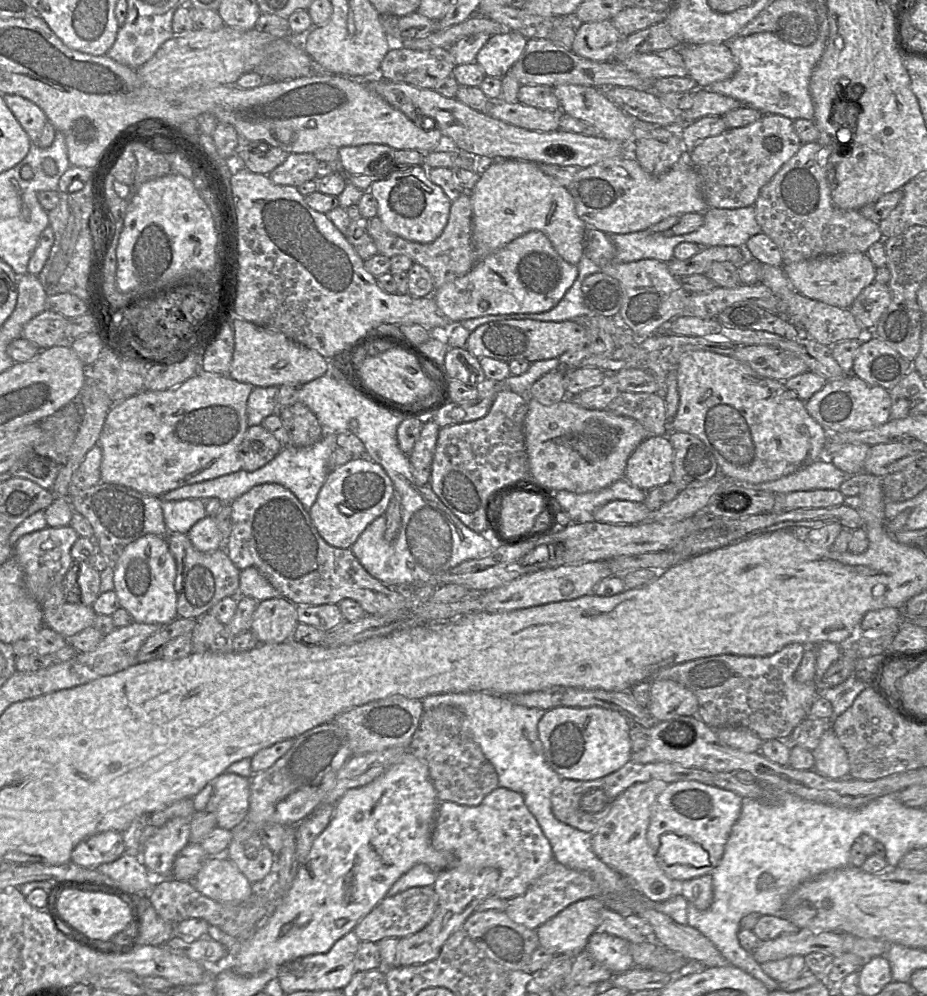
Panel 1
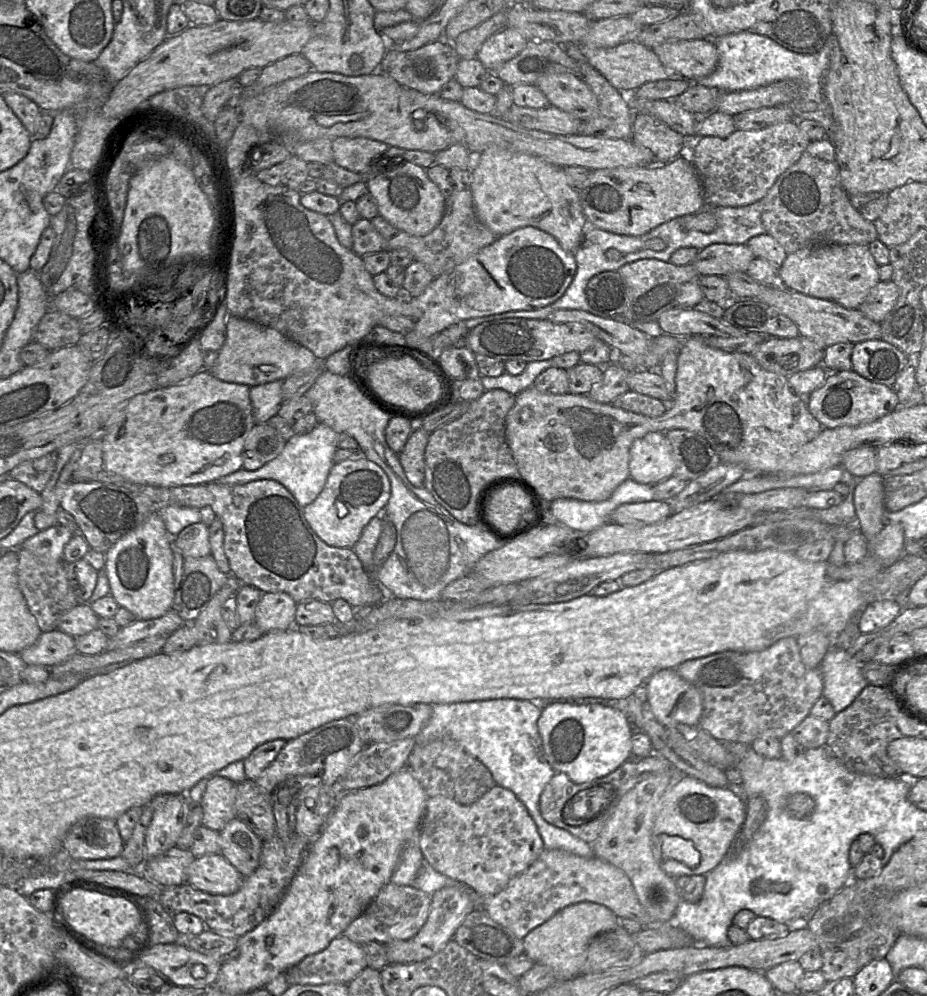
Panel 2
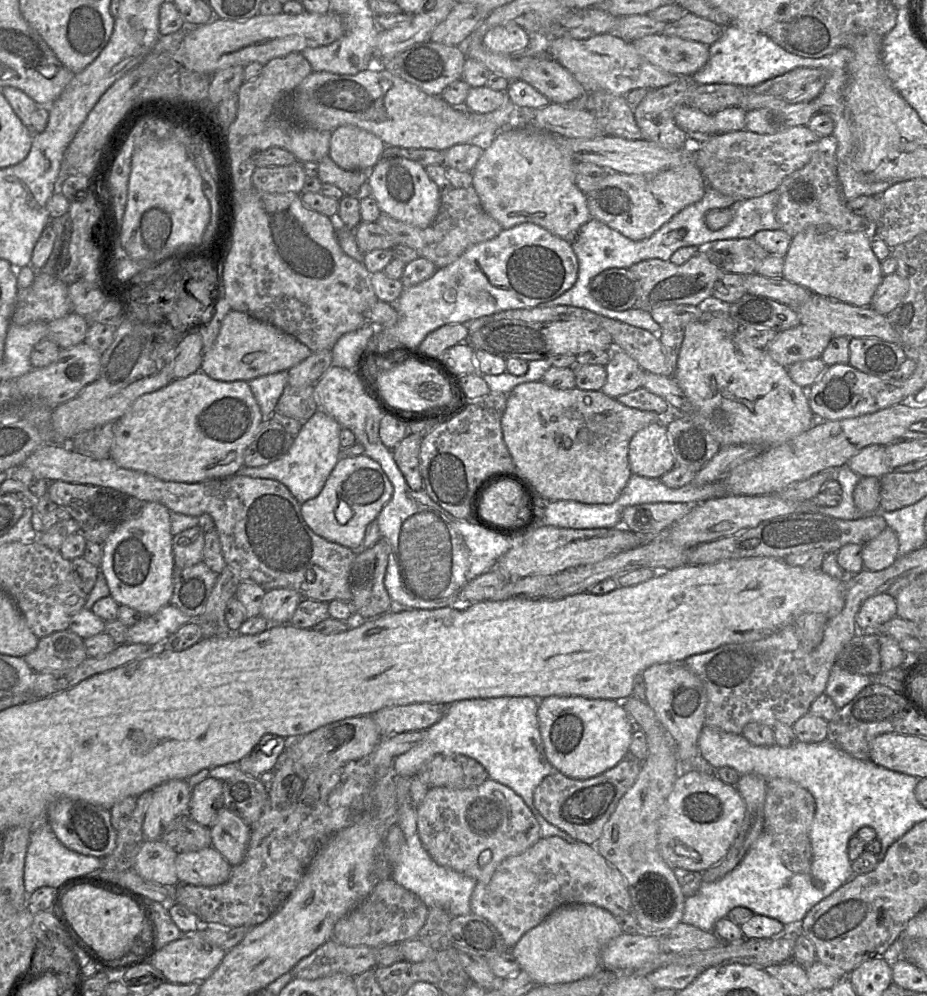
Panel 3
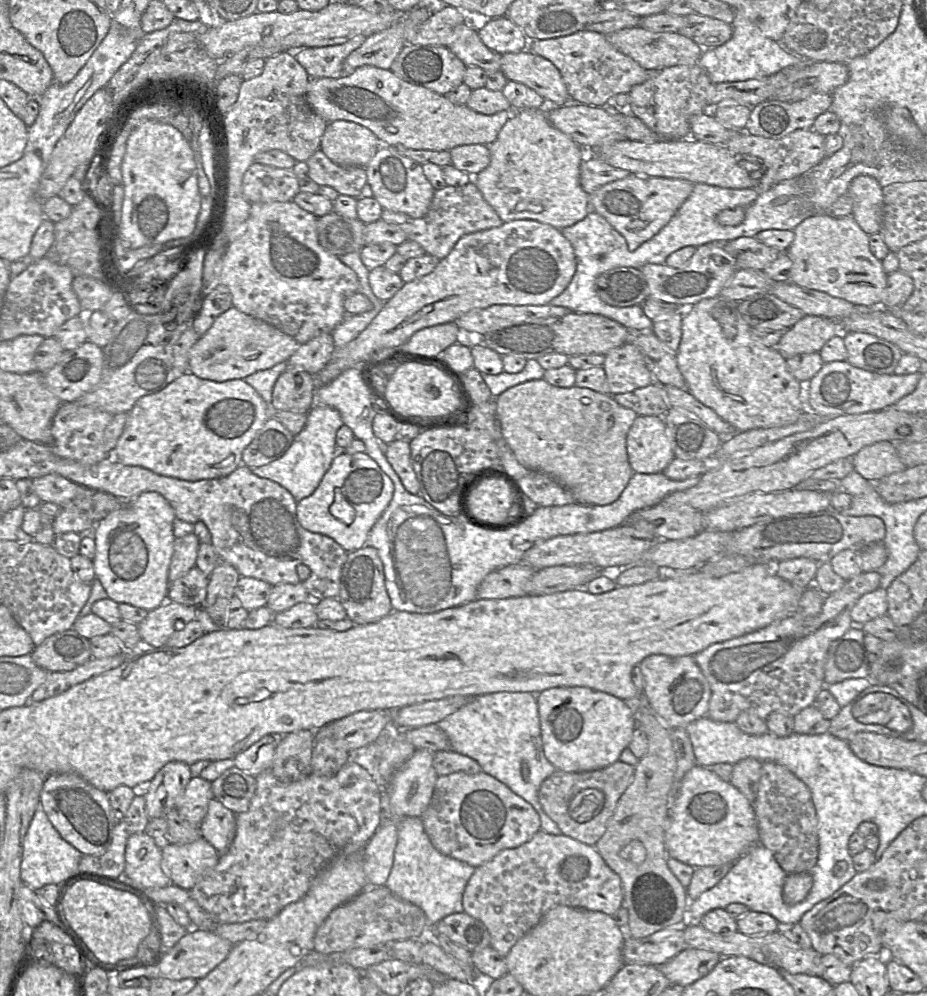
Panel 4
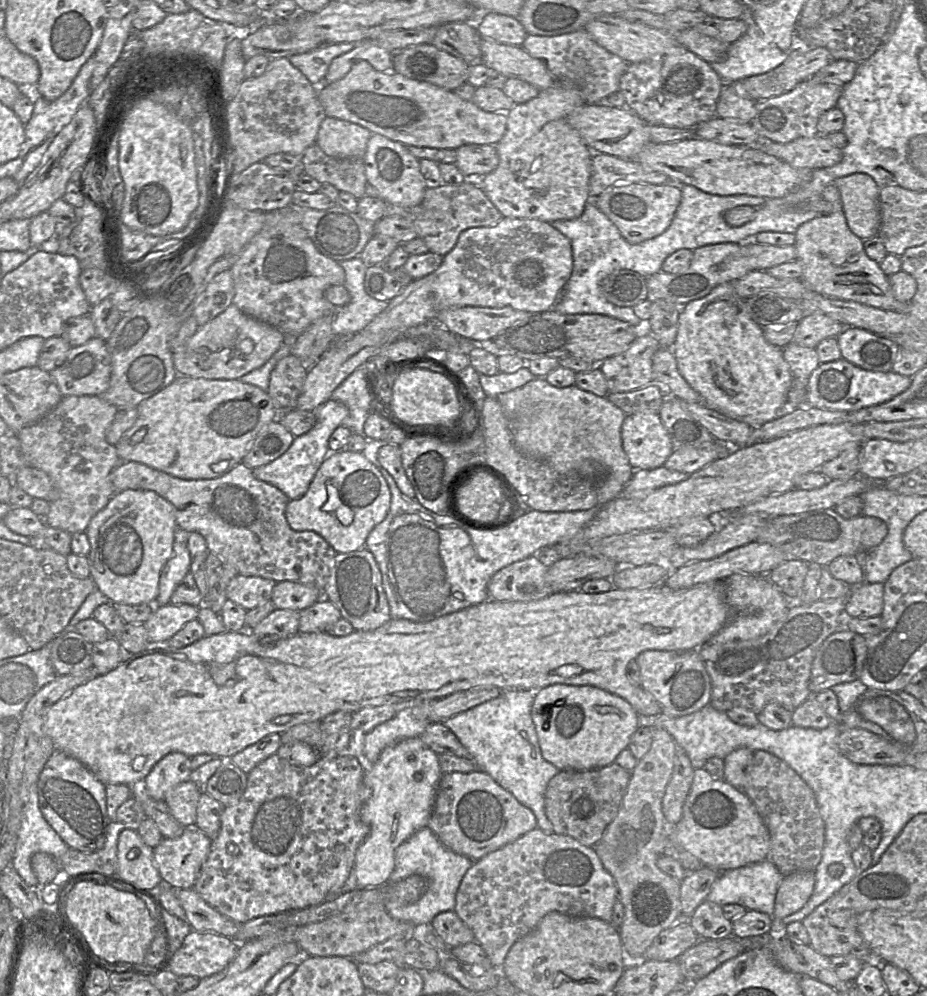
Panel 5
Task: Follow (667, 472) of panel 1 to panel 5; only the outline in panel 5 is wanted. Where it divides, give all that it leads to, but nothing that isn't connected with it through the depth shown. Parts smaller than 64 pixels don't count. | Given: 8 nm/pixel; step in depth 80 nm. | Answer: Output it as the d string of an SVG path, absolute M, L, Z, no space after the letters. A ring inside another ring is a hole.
M638 412L626 415L621 436L623 449L634 470L663 466L674 450L658 413Z

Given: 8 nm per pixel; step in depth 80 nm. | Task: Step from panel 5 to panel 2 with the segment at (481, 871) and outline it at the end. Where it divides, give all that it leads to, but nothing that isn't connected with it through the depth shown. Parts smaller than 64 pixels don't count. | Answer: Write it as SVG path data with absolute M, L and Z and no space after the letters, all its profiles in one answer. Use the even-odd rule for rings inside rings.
M545 849L540 854L540 856L535 860L535 862L526 871L524 871L523 873L514 877L502 891L500 891L497 894L490 895L490 896L480 896L480 907L482 907L482 909L488 914L488 916L491 919L493 919L495 922L499 923L500 925L502 925L502 926L506 927L507 929L509 929L510 931L512 931L515 934L515 936L519 939L523 939L533 929L535 929L536 927L540 926L544 922L546 922L554 914L556 914L563 908L565 908L569 905L572 905L572 904L579 903L579 902L593 902L593 903L602 904L602 905L606 906L607 908L609 908L619 919L622 919L622 918L633 919L633 920L639 922L643 926L643 928L659 929L665 924L675 925L674 922L670 922L670 923L659 922L659 921L653 919L646 912L646 910L642 907L642 905L640 904L640 902L638 900L634 887L631 883L631 880L625 874L625 872L622 871L620 868L614 866L613 864L611 864L597 856L594 856L591 858L586 858L586 857L581 857L581 856L575 855L573 853L570 853L565 850L561 850L561 849Z

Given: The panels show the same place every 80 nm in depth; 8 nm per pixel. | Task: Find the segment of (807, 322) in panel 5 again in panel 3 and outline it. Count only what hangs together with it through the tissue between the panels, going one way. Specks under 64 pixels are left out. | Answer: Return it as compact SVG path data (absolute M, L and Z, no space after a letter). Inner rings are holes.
M800 323L778 332L765 350L778 364L787 368L799 361L820 358L832 338L824 327Z

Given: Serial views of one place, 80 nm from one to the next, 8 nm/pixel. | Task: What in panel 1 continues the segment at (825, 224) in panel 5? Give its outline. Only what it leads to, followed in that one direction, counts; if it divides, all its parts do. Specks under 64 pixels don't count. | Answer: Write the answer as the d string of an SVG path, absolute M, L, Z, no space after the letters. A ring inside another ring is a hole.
M866 253L820 256L782 266L793 289L803 296L849 309L860 292L875 281L876 267Z

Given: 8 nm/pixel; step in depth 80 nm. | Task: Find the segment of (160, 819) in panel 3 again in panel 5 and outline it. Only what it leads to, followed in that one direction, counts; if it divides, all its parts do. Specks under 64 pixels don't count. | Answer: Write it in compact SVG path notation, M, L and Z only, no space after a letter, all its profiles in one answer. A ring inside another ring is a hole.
M172 752L160 759L143 781L147 794L164 801L167 792L173 787L189 780L191 758L183 753Z

